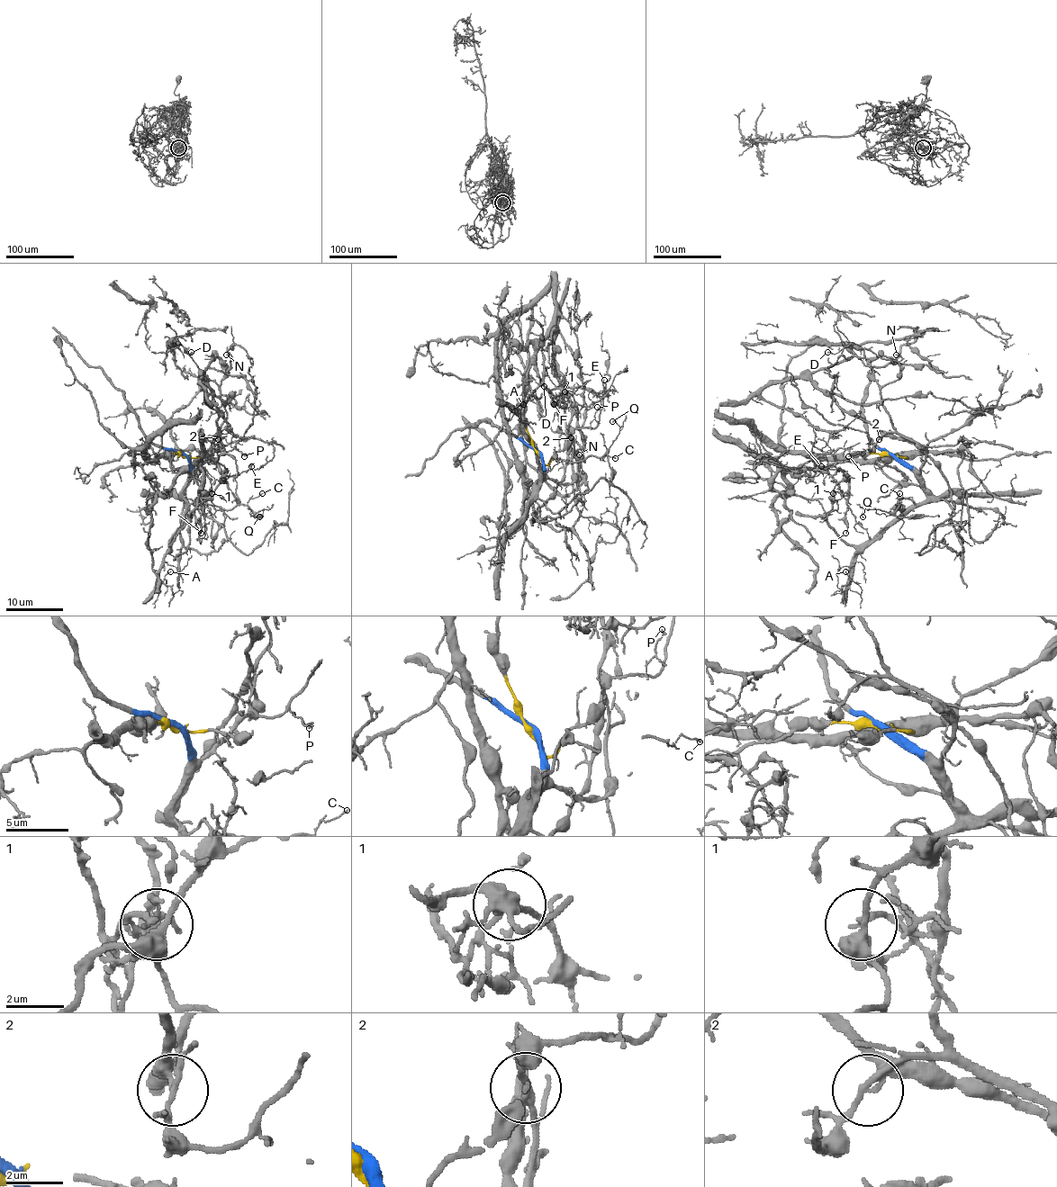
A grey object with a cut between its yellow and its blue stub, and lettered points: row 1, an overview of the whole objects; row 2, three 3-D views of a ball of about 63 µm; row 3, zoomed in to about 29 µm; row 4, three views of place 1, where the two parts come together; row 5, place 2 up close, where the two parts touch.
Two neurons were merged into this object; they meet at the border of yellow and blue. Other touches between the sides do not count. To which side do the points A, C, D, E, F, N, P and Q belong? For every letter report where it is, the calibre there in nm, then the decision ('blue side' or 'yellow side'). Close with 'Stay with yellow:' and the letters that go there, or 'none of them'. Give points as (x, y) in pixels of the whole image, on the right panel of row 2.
A: at (845, 571); 120 nm thick; blue side
C: at (899, 493); 120 nm thick; blue side
D: at (827, 352); 100 nm thick; blue side
E: at (821, 466); 110 nm thick; blue side
F: at (845, 533); 130 nm thick; yellow side
N: at (896, 355); 90 nm thick; blue side
P: at (848, 456); 120 nm thick; blue side
Q: at (862, 517); 130 nm thick; blue side
Stay with yellow: F

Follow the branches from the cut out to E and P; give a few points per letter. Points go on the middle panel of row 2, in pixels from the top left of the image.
E: (537, 451), (537, 484), (528, 399), (542, 385), (591, 406), (603, 380)
P: (537, 451), (549, 477), (557, 482), (571, 482), (573, 472), (571, 434), (574, 430), (589, 427), (598, 407)

